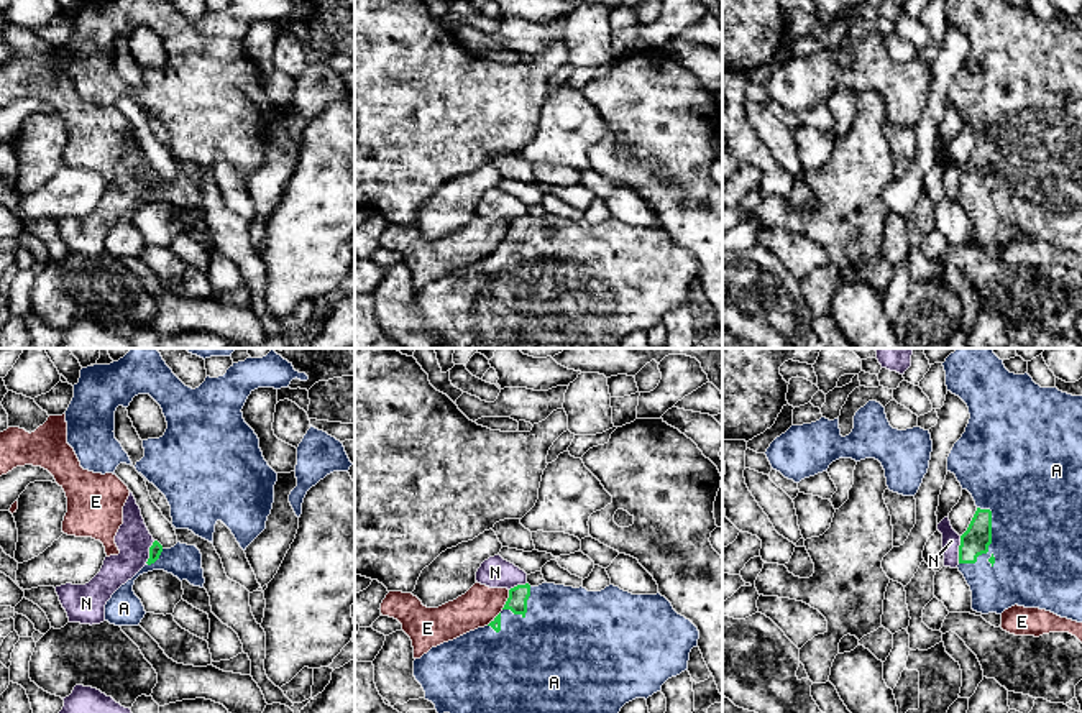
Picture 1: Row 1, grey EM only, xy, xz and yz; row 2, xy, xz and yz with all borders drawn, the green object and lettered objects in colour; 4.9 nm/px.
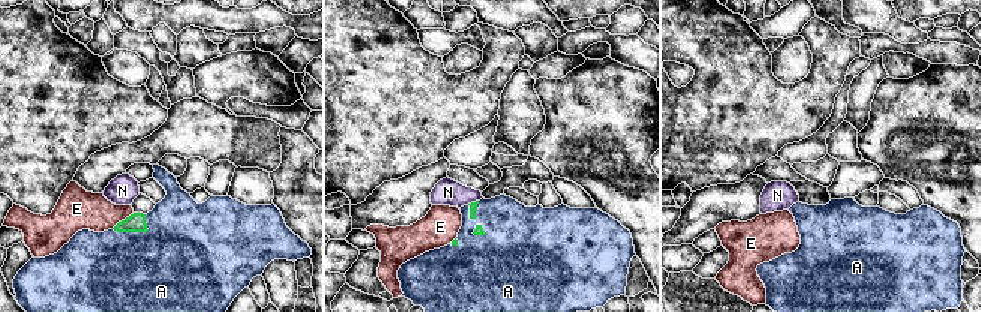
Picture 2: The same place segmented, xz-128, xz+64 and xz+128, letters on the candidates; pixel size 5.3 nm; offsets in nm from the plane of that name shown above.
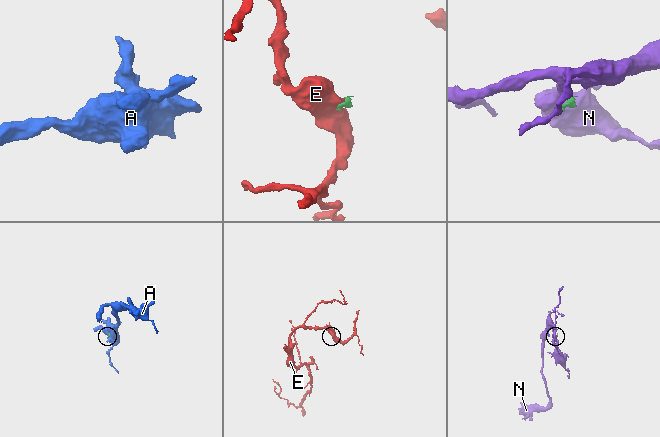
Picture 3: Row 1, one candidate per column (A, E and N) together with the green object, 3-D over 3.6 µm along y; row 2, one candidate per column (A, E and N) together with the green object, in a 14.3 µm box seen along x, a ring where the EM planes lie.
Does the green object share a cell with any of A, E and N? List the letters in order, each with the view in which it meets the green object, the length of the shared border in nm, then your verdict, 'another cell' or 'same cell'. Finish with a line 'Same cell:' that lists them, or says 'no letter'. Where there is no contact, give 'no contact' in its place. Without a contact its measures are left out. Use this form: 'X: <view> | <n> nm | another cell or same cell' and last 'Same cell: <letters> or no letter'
A: yz | 320 nm | same cell
E: xz | 100 nm | another cell
N: yz | 140 nm | another cell
Same cell: A

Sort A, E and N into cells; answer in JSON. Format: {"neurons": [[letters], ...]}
{"neurons": [["A"], ["E"], ["N"]]}

